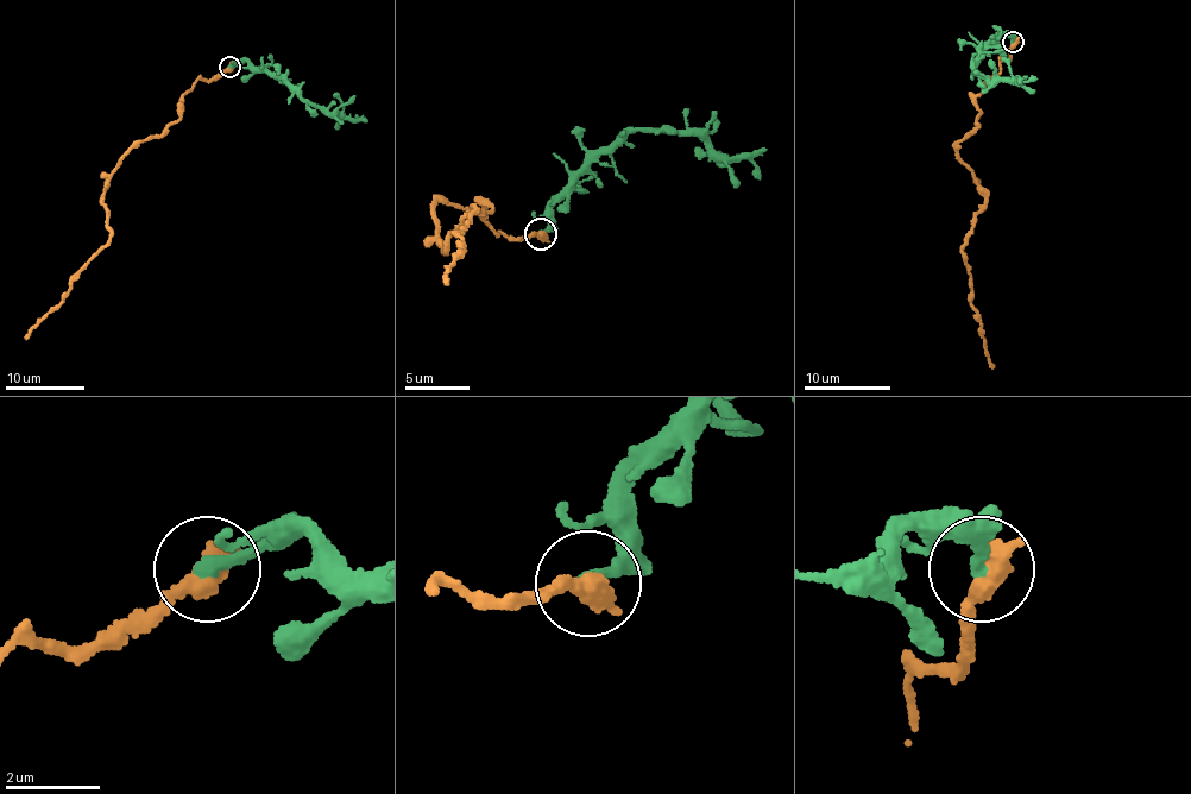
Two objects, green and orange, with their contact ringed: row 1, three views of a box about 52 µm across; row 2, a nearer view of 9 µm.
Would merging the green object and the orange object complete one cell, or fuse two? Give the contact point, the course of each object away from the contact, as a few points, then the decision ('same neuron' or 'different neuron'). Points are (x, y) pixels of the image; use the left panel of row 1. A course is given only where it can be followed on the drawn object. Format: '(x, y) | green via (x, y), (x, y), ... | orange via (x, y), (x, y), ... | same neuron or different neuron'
(229, 67) | green via (231, 67), (245, 60), (254, 67), (262, 67), (298, 94), (333, 112), (358, 119) | orange via (231, 67), (199, 80), (182, 98), (177, 120), (121, 158), (102, 191), (111, 243), (25, 340) | different neuron

